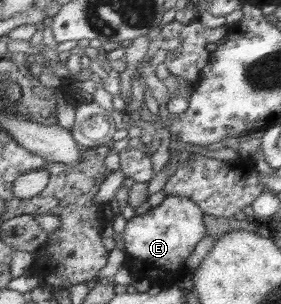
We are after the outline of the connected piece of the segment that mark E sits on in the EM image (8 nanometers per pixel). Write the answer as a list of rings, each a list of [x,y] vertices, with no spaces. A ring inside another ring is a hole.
[[[166,196],[158,206],[149,207],[145,213],[137,213],[127,221],[123,232],[125,266],[133,278],[147,279],[152,285],[168,285],[207,233],[204,211],[192,198]]]

